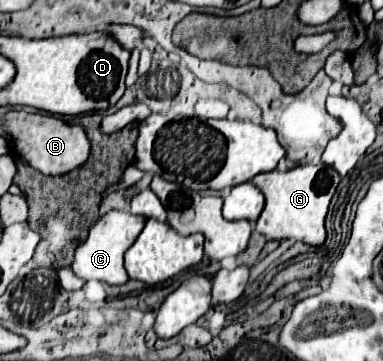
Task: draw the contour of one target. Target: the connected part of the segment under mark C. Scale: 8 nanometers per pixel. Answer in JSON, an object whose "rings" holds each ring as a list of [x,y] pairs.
{"rings":[[[110,210],[98,218],[98,222],[90,228],[84,244],[76,248],[76,256],[72,262],[72,270],[82,280],[100,280],[106,284],[124,284],[128,274],[124,270],[124,252],[134,244],[138,234],[146,224],[144,216],[134,216],[122,210]]]}

